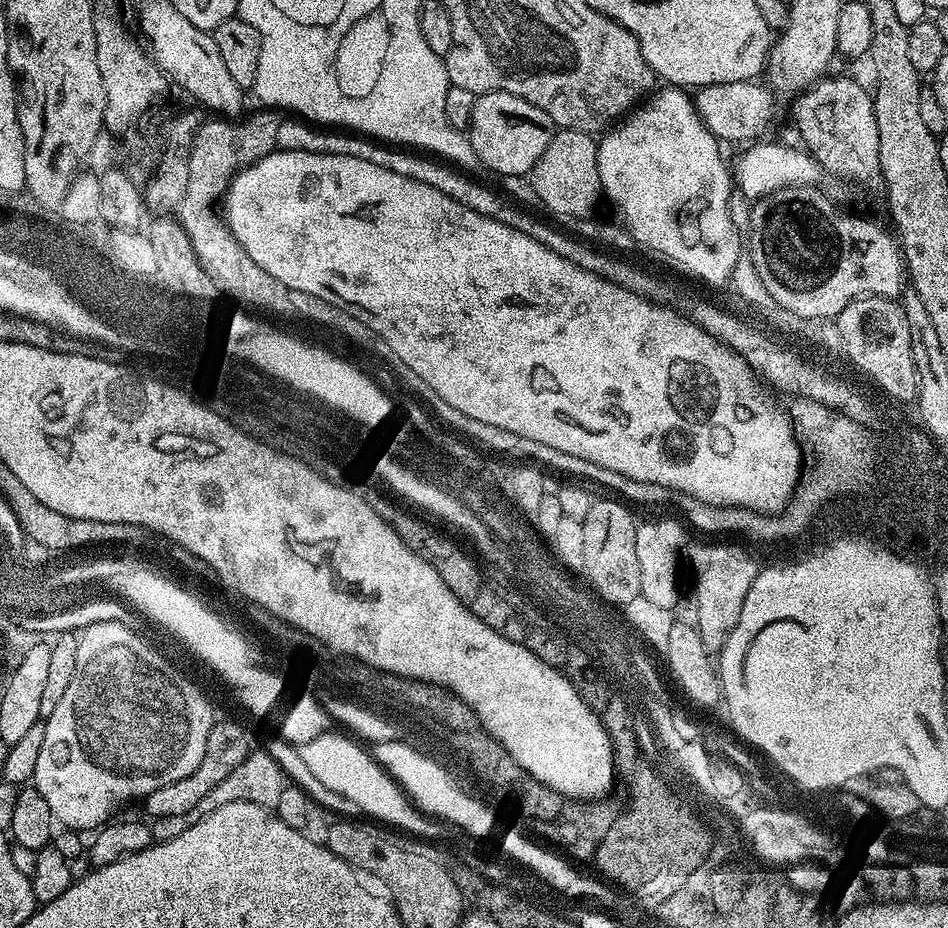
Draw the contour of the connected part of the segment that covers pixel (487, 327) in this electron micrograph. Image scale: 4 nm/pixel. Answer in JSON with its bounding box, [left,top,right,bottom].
[222,150,802,514]

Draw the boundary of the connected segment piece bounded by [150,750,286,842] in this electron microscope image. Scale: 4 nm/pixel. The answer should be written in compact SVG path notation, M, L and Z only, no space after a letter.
M249 751L242 766L237 766L224 781L218 782L218 786L214 786L214 790L210 790L210 794L206 794L206 798L202 798L202 802L198 802L198 806L186 810L186 814L166 814L166 818L153 819L150 824L152 839L159 842L178 838L178 834L182 834L182 830L190 830L190 826L194 826L194 822L202 822L202 818L206 818L206 814L214 814L214 810L218 810L218 806L226 806L230 802L250 802L274 810L278 806L278 797L281 796L285 786L286 773L278 762L274 762L274 758L268 751Z

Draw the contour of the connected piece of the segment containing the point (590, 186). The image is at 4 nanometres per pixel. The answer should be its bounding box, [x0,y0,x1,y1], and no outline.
[530,130,601,221]

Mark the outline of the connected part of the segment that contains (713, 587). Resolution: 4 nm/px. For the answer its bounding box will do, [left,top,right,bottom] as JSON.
[694,544,758,650]

